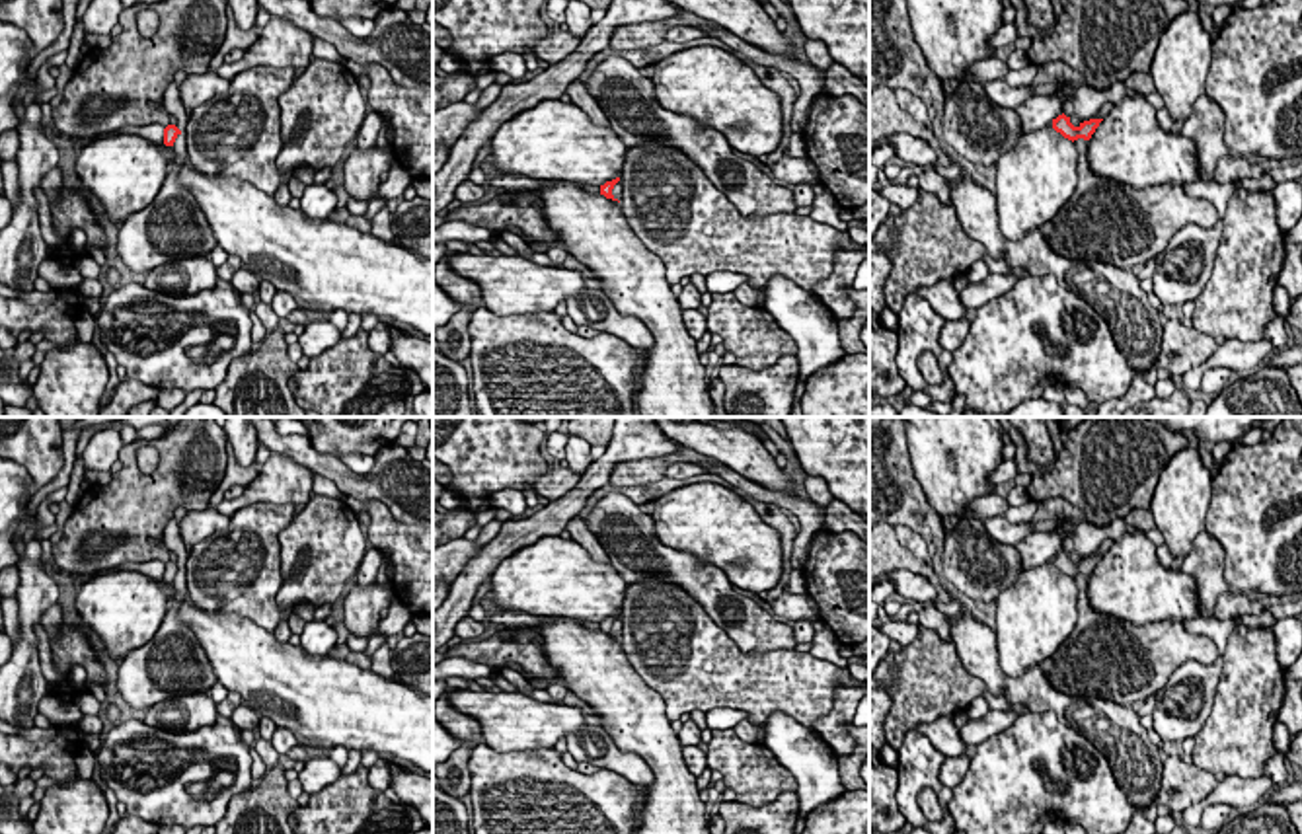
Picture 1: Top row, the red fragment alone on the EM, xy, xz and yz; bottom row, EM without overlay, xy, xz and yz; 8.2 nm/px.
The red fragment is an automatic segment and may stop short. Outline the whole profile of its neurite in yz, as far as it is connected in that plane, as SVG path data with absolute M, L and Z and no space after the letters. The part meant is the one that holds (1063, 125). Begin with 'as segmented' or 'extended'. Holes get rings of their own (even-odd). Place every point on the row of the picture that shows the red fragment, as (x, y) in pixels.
as segmented; M1062 113L1056 119L1053 119L1053 129L1072 142L1078 138L1090 140L1101 121L1103 119L1090 119L1074 127L1070 123L1070 117Z

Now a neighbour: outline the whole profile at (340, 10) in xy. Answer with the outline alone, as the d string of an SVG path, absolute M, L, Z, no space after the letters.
M310 0L318 16L327 16L339 23L347 18L361 16L376 19L382 12L396 8L398 0Z

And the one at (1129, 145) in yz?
M1144 94L1125 95L1088 140L1088 164L1095 175L1134 189L1201 181L1197 144L1166 133Z

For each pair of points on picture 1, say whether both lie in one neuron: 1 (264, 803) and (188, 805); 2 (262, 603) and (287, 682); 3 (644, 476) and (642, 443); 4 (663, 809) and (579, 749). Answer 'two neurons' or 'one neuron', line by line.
1: two neurons
2: two neurons
3: two neurons
4: two neurons

